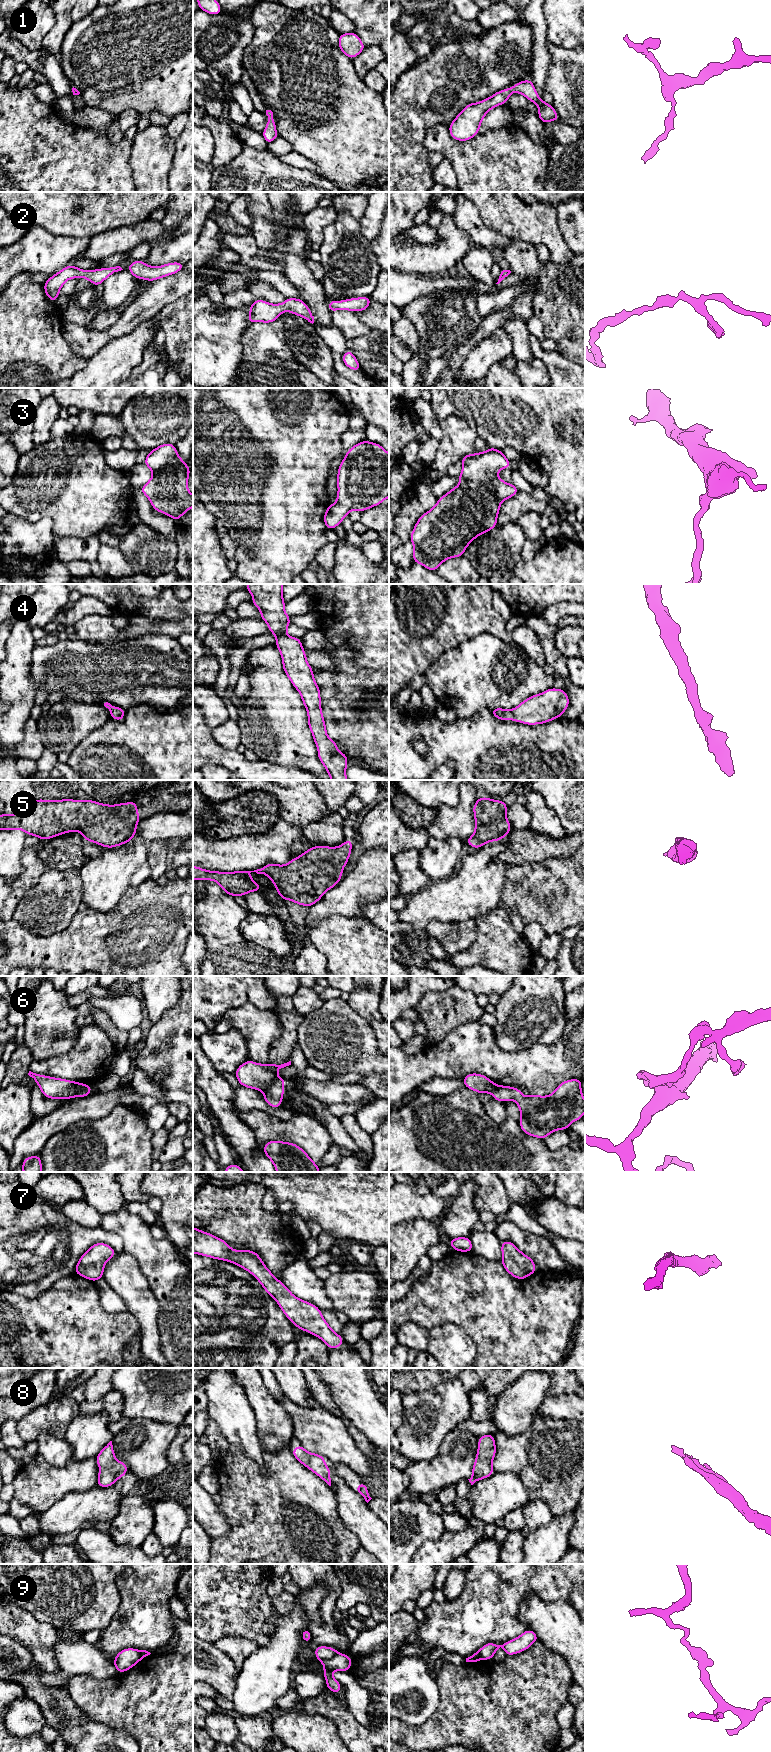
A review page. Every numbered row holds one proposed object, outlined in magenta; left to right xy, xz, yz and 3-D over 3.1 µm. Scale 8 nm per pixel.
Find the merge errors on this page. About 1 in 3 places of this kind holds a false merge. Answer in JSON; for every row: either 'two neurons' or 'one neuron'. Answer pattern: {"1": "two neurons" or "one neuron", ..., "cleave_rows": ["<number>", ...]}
{"1": "one neuron", "2": "one neuron", "3": "one neuron", "4": "one neuron", "5": "one neuron", "6": "two neurons", "7": "one neuron", "8": "one neuron", "9": "two neurons", "cleave_rows": ["6", "9"]}

